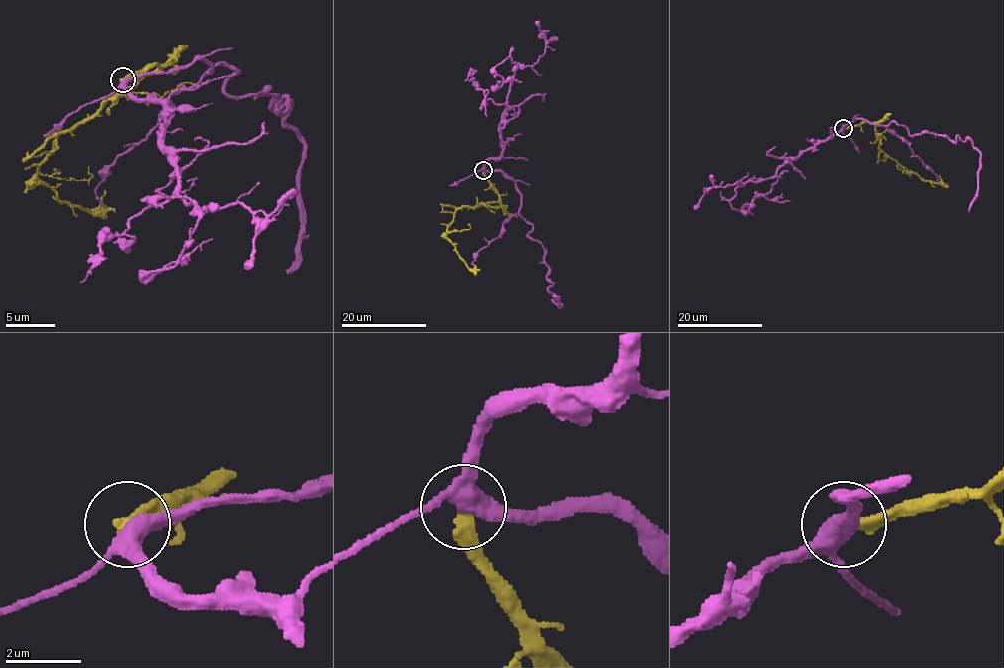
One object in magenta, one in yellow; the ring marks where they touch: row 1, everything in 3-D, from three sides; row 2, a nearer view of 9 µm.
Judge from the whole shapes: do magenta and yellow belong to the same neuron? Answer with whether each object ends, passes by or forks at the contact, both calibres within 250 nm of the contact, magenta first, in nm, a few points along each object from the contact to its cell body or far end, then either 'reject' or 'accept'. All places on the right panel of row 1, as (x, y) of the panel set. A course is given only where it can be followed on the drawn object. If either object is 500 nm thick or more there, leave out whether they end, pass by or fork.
magenta forks | yellow ends | 400/400 nm | magenta via (844, 129), (864, 118), (895, 122), (915, 135), (970, 140), (980, 166), (969, 212) | yellow via (844, 128), (872, 123), (881, 149), (886, 154), (923, 180), (941, 184), (939, 176) | reject

